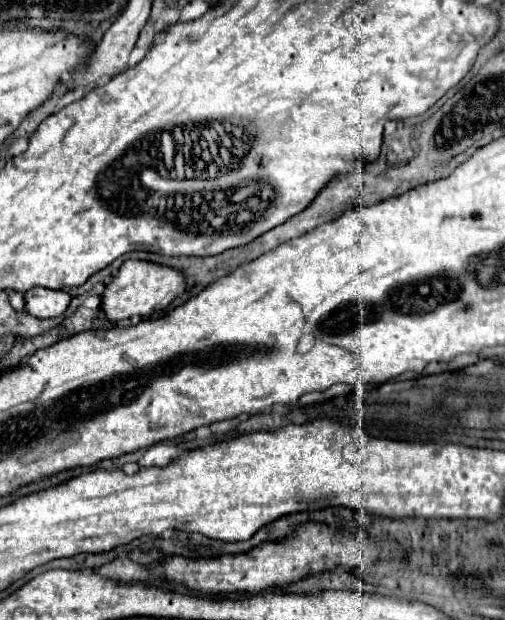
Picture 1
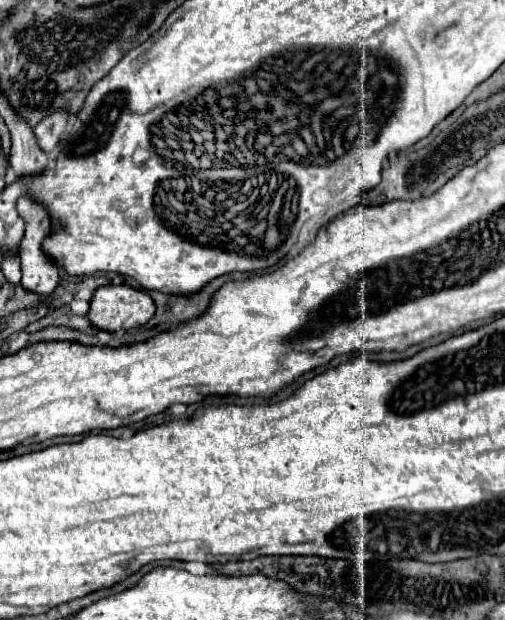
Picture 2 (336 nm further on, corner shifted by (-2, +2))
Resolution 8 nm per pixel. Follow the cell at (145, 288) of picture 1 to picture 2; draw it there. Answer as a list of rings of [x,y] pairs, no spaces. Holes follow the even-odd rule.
[[[105,285],[93,293],[89,321],[97,329],[119,331],[143,325],[155,315],[155,303],[143,289],[129,285]]]

